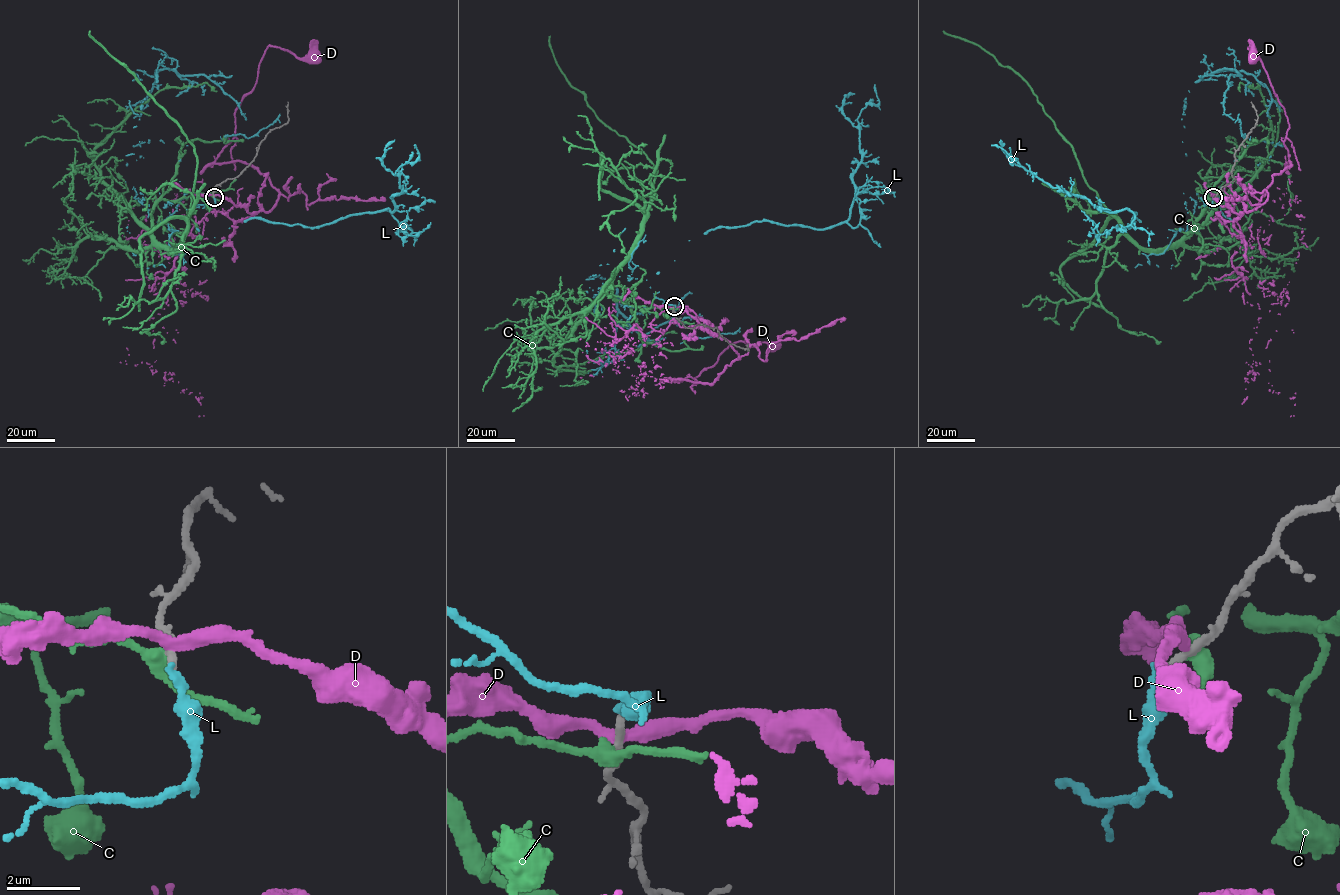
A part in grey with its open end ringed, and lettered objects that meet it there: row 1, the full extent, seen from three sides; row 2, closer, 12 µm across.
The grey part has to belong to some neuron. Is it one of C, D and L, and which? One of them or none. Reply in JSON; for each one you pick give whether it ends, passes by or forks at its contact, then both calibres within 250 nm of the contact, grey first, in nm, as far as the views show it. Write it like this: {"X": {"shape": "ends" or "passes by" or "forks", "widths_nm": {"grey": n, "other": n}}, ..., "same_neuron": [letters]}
{"L": {"shape": "ends", "widths_nm": {"grey": 200, "other": 220}}, "same_neuron": ["L"]}

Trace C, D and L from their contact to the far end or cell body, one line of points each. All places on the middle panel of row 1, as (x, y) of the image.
C: (673, 308), (627, 306), (612, 296), (610, 281), (647, 218), (656, 169), (570, 84), (550, 36)
D: (673, 308), (687, 307), (738, 358), (712, 383), (674, 381), (695, 382), (734, 343), (777, 345)
L: (673, 306), (656, 273), (619, 276), (598, 288), (587, 352), (612, 359), (618, 312), (640, 333), (706, 327)

